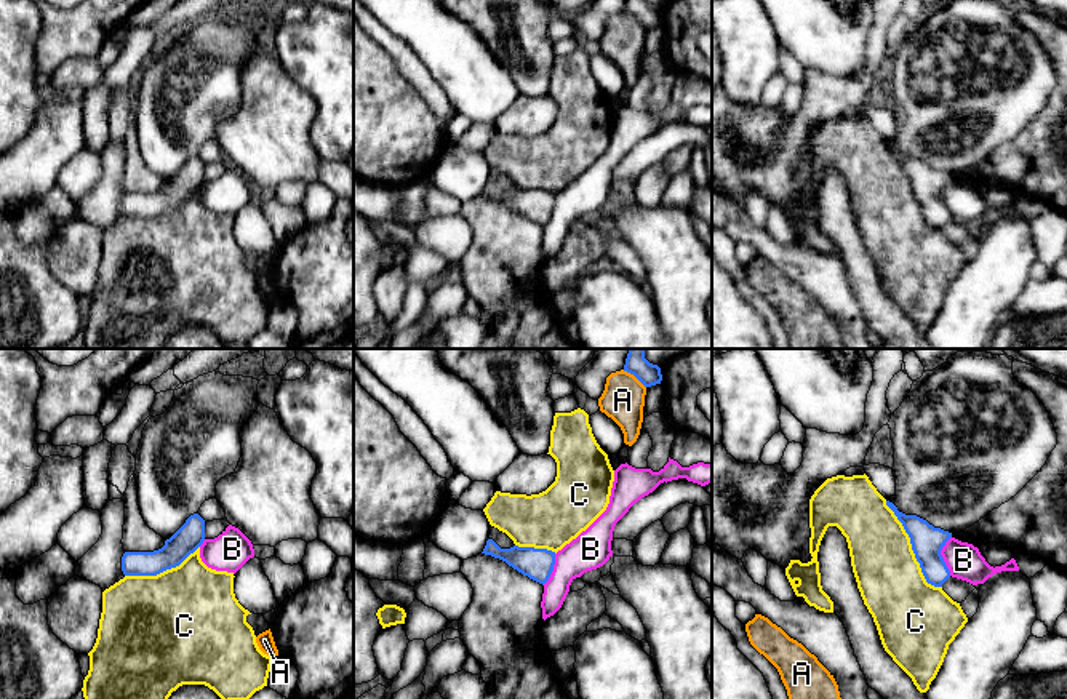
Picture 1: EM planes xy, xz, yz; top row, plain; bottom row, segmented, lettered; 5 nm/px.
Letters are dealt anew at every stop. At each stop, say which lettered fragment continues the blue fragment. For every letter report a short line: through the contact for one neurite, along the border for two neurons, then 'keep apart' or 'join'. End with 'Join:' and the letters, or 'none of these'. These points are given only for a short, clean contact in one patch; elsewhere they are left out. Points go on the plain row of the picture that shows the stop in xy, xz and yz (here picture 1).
A: line xz (623, 11), (629, 13), (645, 29); keep apart
B: line yz (951, 178), (941, 192), (949, 216); keep apart
C: keep apart
Join: none of these

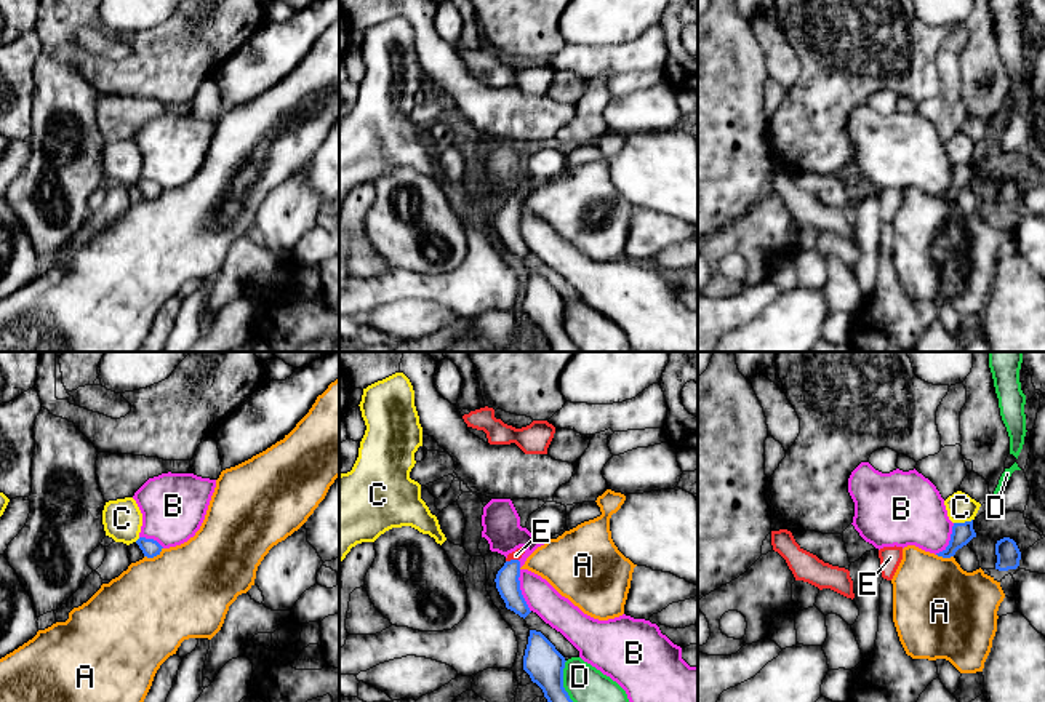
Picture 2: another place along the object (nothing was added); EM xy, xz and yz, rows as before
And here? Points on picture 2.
A: line xy (162, 189), (156, 197), (144, 199); keep apart
B: line xz (519, 211), (519, 231), (530, 253); keep apart
C: line yz (972, 160), (954, 165); keep apart
D: keep apart
E: line xz (508, 226), (511, 202), (516, 197); join
Join: E

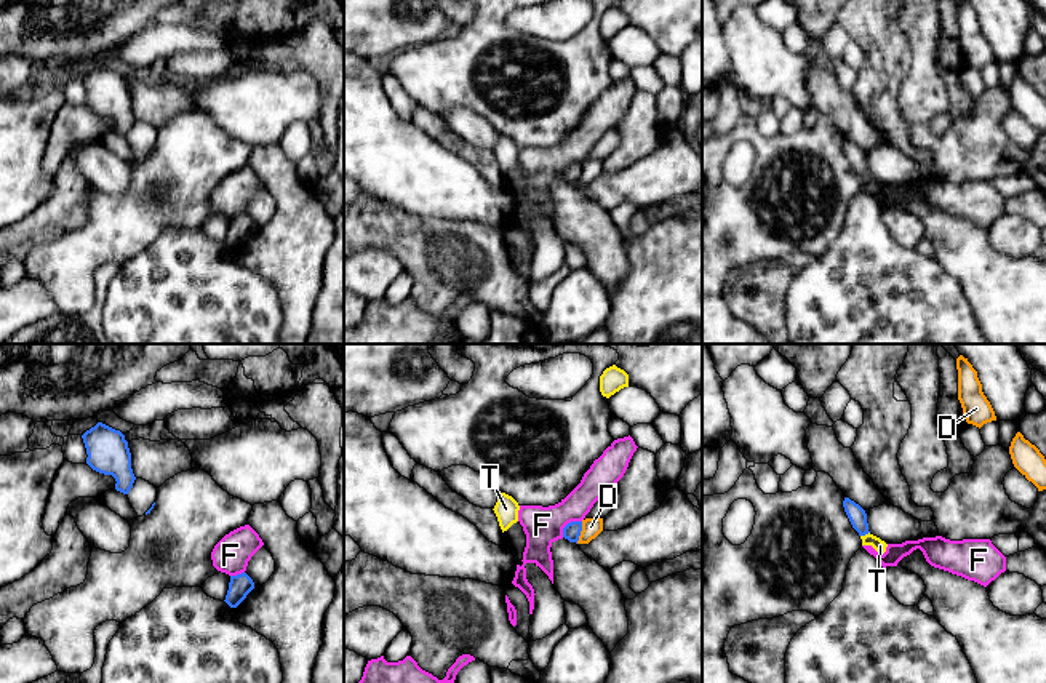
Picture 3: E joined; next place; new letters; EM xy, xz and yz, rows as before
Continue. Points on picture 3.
D: line xz (582, 163), (576, 184); keep apart
F: keep apart
T: line yz (869, 173), (861, 178); keep apart
Join: none of these

